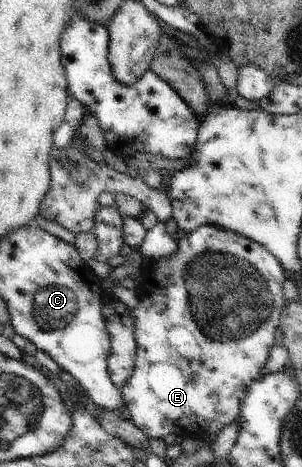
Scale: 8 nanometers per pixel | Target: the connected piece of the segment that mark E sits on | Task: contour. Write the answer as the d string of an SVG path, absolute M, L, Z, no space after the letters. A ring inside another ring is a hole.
M205 225L190 232L189 236L176 240L177 250L175 254L167 258L159 258L159 266L155 270L155 284L159 286L159 298L145 298L139 300L138 305L131 309L131 316L135 318L135 342L136 359L133 373L127 384L124 384L120 391L123 395L124 404L132 416L130 420L139 430L143 430L150 438L165 438L167 434L177 434L182 438L216 437L226 426L237 420L241 412L243 398L247 394L247 389L251 383L264 370L265 363L269 359L271 348L275 342L275 333L280 321L282 308L285 306L283 297L283 282L285 282L285 270L282 264L261 244L255 240L235 234L231 230L223 230L213 225Z

